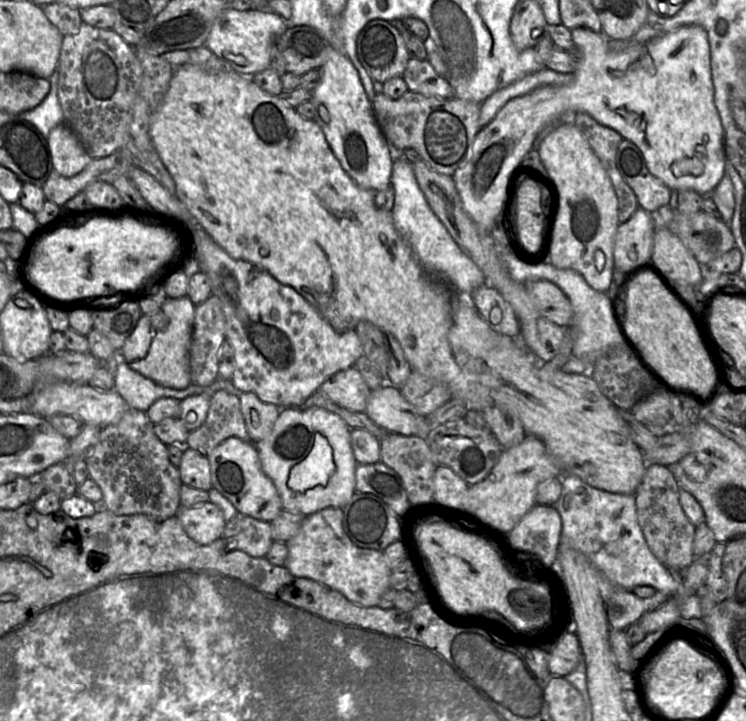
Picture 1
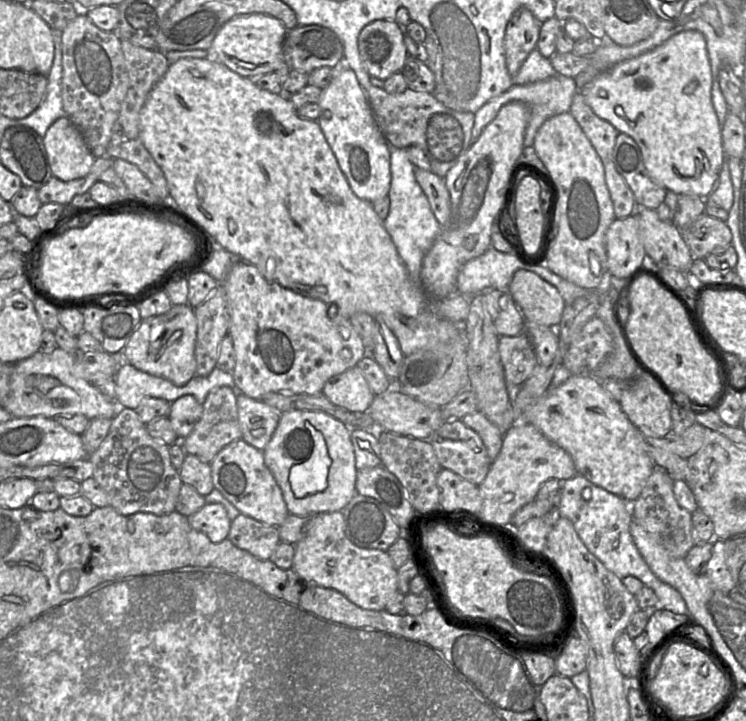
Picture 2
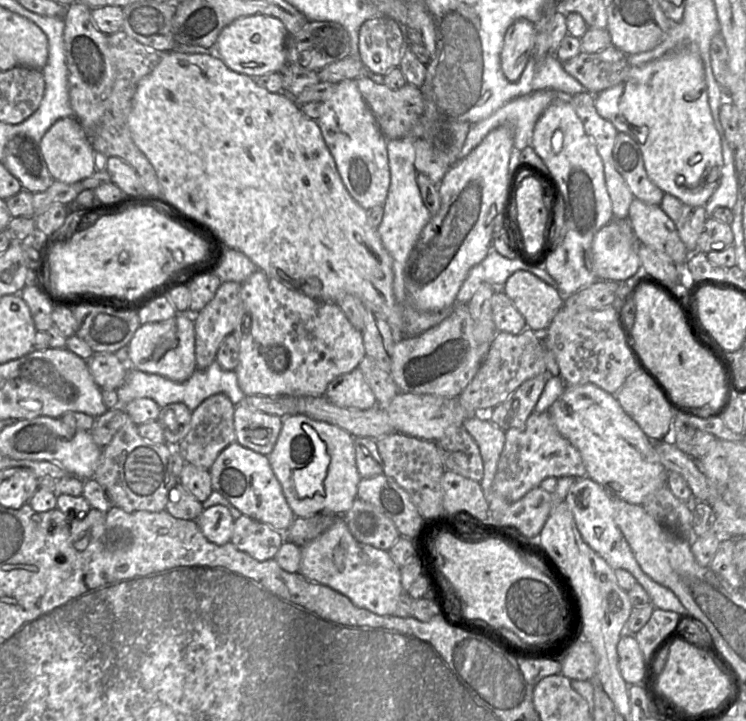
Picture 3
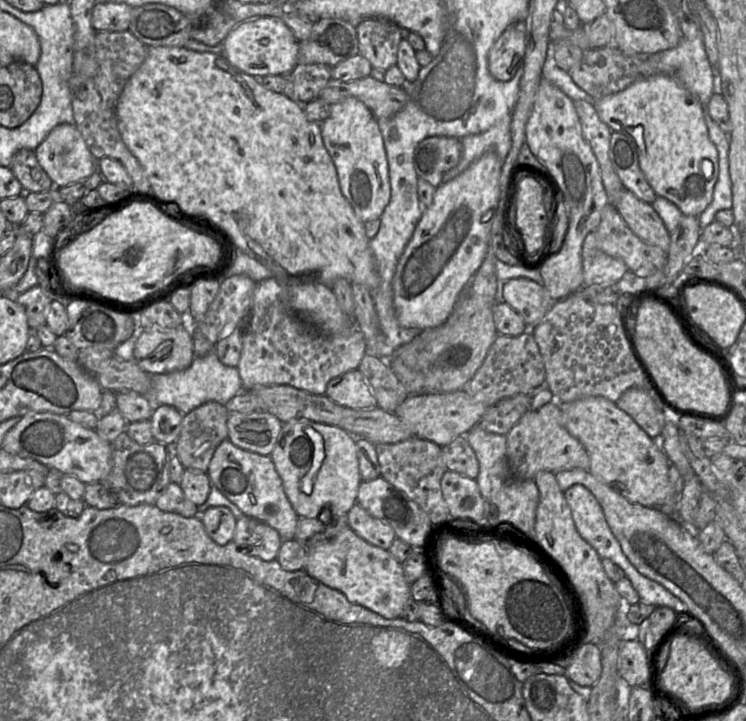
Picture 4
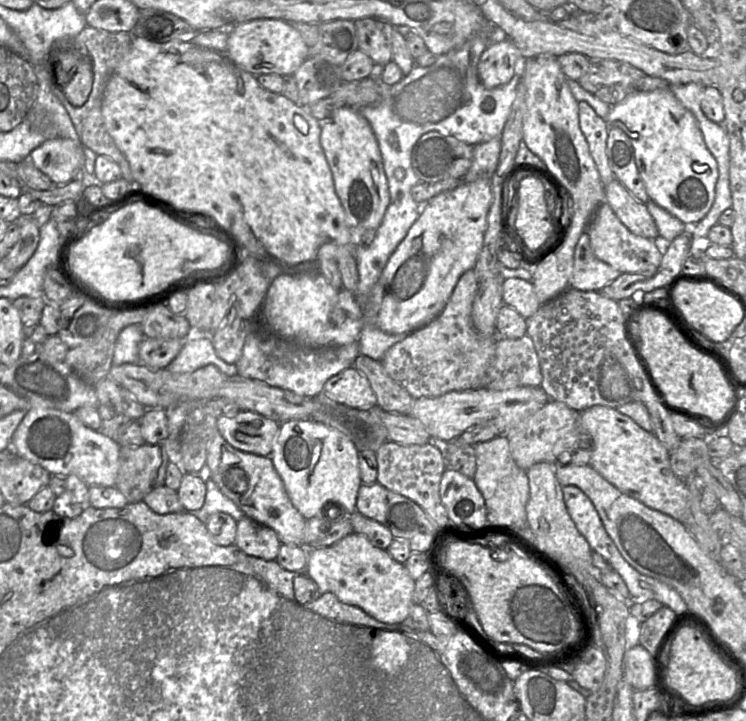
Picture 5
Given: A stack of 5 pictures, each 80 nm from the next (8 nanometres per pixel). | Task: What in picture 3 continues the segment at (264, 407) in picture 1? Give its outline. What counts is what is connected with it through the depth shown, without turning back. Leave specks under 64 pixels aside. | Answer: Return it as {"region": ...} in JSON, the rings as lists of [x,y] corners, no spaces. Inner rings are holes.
{"region":[[[239,403],[235,405],[234,427],[237,443],[268,456],[281,431],[282,417],[252,410]]]}

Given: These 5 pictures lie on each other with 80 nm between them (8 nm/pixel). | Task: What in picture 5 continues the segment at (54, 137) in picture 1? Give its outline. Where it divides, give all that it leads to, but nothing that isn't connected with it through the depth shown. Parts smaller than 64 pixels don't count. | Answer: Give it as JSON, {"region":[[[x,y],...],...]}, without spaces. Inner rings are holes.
{"region":[[[60,137],[49,139],[34,149],[29,158],[54,185],[64,185],[83,176],[85,157],[80,142]]]}

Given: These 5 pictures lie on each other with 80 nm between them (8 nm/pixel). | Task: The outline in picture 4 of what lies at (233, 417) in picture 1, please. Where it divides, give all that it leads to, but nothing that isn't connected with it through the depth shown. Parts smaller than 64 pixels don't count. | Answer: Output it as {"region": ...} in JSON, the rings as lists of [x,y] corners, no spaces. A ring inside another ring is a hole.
{"region":[[[207,402],[183,416],[180,434],[172,447],[184,469],[206,472],[213,454],[220,443],[228,439],[227,418],[229,411],[218,402]]]}

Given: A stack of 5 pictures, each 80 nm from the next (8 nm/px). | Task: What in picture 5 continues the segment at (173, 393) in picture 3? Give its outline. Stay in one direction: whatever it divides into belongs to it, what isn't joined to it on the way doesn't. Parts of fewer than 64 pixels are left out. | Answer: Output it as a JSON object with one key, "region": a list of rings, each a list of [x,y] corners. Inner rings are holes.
{"region":[[[192,334],[185,339],[179,354],[166,369],[173,373],[191,373],[207,365],[217,367],[228,376],[238,374],[235,364],[226,363],[217,356],[211,335]]]}

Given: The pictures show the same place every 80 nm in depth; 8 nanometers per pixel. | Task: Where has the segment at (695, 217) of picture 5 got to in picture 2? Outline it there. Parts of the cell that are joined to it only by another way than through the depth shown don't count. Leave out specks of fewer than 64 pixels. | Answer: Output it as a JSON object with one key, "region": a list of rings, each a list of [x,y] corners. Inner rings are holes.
{"region":[[[686,30],[651,51],[615,64],[580,92],[598,117],[634,139],[649,176],[657,184],[677,194],[705,199],[715,188],[724,161],[722,127],[712,103],[711,89],[712,71],[705,36],[697,30]]]}

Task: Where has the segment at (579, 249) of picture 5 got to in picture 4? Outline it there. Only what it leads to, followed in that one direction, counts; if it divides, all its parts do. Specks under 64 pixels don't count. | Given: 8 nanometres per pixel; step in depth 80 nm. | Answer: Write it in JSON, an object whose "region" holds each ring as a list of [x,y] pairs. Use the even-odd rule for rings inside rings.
{"region":[[[596,231],[588,233],[583,241],[582,266],[584,285],[611,284],[630,271],[621,259],[598,248]]]}

